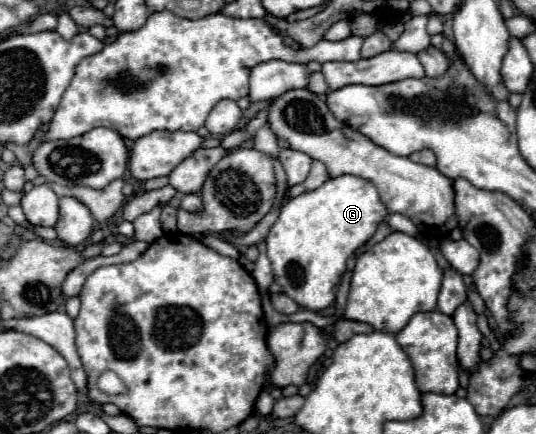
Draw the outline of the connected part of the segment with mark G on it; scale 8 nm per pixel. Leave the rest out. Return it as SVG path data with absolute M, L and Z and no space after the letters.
M356 175L328 179L322 187L290 199L266 237L274 281L300 307L310 311L326 309L336 299L348 257L370 241L386 215L388 211L374 183Z

